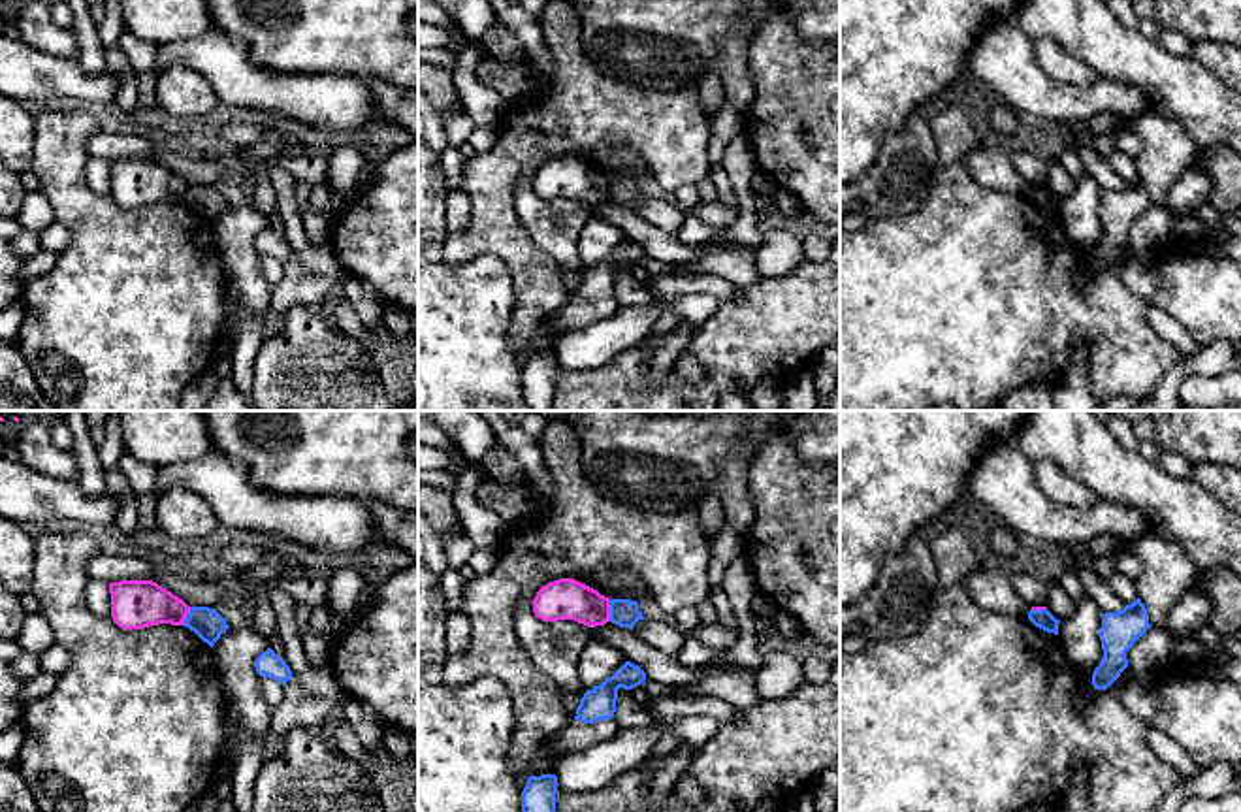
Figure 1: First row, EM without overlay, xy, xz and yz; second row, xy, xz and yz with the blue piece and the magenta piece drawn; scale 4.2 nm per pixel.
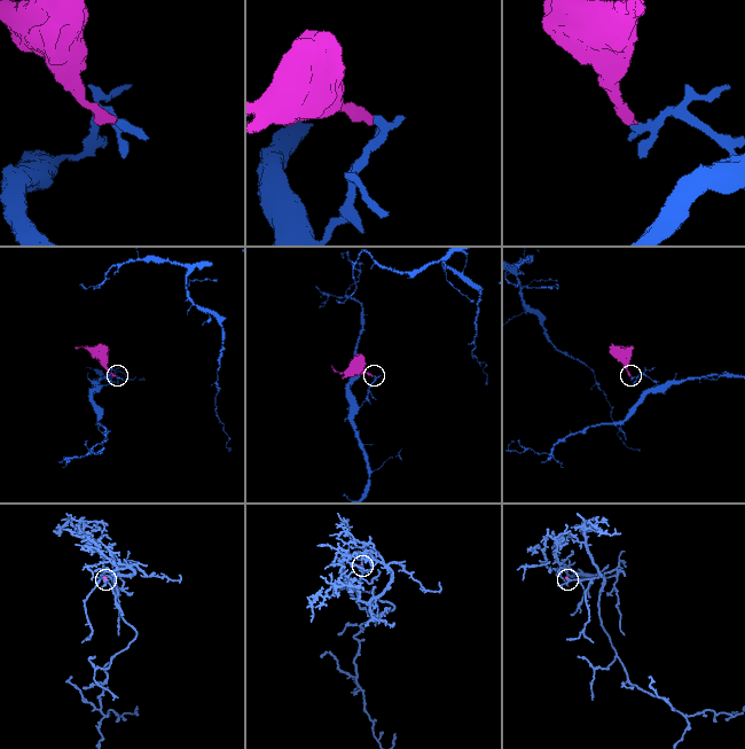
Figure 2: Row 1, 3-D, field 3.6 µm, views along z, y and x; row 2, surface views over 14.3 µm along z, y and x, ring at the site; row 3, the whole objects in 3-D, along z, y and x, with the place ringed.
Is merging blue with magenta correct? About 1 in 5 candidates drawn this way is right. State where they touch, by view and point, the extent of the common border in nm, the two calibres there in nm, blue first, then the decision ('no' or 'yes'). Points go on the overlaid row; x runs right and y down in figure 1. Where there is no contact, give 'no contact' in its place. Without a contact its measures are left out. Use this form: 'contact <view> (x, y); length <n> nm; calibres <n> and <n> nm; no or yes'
contact xz (611, 611); length 100 nm; calibres 120 and 180 nm; no

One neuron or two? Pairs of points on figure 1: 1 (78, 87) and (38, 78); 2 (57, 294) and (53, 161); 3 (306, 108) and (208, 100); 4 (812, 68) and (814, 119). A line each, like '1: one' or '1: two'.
1: one
2: one
3: two
4: one

